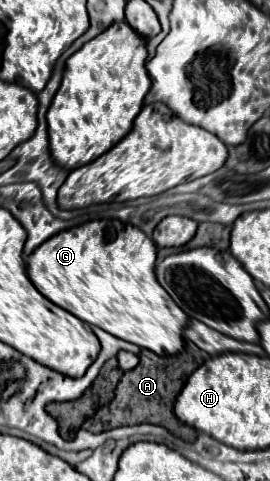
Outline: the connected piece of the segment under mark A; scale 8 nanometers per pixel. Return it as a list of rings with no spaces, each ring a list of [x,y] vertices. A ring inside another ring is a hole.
[[[194,342],[190,344],[186,344],[186,350],[184,350],[184,362],[182,362],[182,354],[176,354],[176,356],[158,356],[158,354],[154,354],[154,352],[150,352],[150,350],[142,350],[142,354],[140,354],[140,364],[134,368],[134,370],[130,370],[130,372],[124,372],[124,376],[122,376],[122,380],[120,380],[120,384],[118,384],[118,388],[116,388],[116,396],[114,396],[114,400],[110,402],[110,406],[108,406],[108,410],[105,410],[104,414],[97,414],[93,416],[93,428],[92,431],[94,433],[103,432],[106,430],[110,430],[119,426],[126,426],[126,424],[142,424],[142,422],[150,422],[150,424],[158,424],[158,426],[164,426],[166,430],[170,430],[174,436],[178,436],[178,438],[182,438],[182,440],[186,440],[186,442],[194,442],[196,440],[196,430],[194,428],[190,428],[190,426],[184,426],[176,416],[174,416],[174,400],[176,400],[176,396],[180,394],[180,390],[182,390],[182,364],[184,364],[184,384],[186,384],[186,380],[188,380],[188,376],[202,364],[202,362],[206,362],[210,356],[204,352],[204,350],[198,350],[198,346],[194,346]]]

